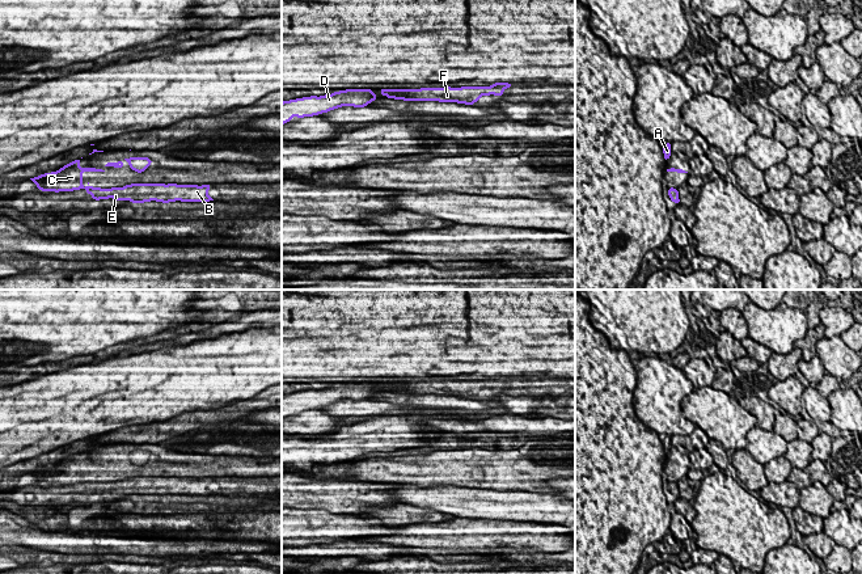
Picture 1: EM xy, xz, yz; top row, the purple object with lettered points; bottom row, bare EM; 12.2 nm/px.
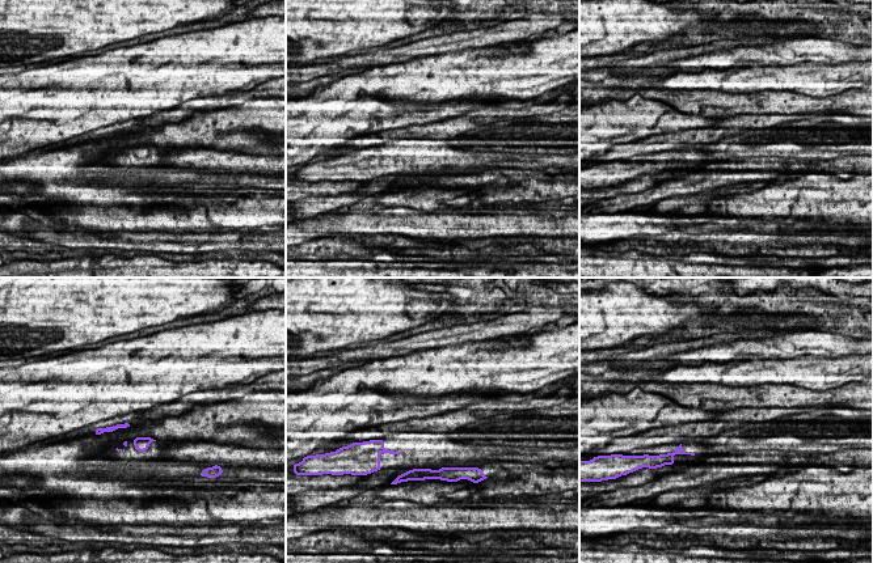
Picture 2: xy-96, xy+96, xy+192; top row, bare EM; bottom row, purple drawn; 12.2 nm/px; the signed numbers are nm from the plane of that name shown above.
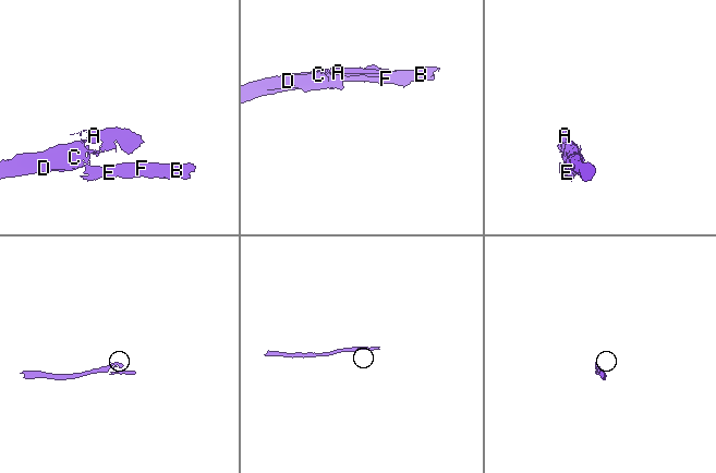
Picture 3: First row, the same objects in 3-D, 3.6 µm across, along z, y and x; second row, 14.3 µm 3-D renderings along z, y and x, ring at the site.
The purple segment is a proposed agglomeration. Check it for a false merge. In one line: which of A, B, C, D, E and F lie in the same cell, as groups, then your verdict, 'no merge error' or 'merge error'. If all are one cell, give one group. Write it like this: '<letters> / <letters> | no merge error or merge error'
A C D / B E F | merge error

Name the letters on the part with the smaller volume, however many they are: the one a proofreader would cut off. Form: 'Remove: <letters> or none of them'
Remove: B, E, F

